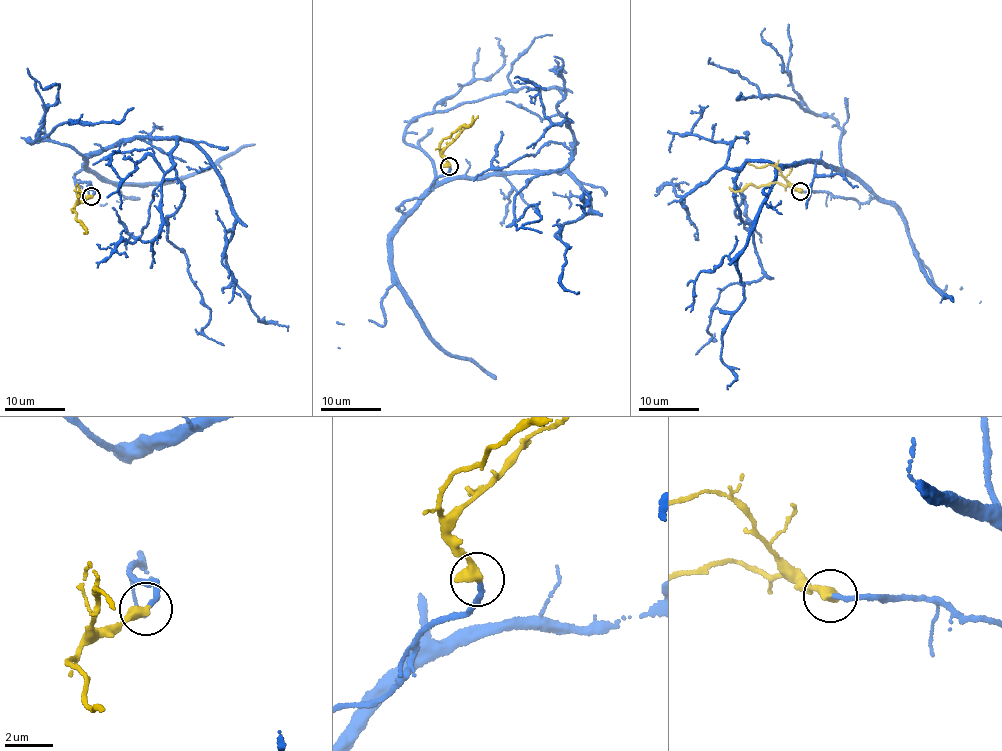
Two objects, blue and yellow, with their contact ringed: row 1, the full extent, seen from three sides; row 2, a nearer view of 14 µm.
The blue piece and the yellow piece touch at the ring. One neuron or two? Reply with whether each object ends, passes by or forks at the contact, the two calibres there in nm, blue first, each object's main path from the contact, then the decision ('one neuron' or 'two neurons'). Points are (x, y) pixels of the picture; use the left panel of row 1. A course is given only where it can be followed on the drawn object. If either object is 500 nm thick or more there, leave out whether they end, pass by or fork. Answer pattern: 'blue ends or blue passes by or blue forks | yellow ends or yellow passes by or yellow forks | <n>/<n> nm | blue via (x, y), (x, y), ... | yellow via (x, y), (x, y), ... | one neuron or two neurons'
blue ends | yellow ends | 220/480 nm | blue via (92, 195), (76, 174), (90, 157), (178, 139), (184, 196), (167, 241), (209, 309), (201, 331), (224, 346) | yellow via (91, 196), (71, 209), (87, 232), (83, 232) | one neuron

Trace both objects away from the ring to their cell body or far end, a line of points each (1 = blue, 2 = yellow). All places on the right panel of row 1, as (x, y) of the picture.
1: (801, 191), (875, 197), (823, 164), (747, 162), (736, 206), (763, 274), (720, 293), (695, 354)
2: (800, 190), (775, 182), (751, 185), (735, 191), (728, 186)

